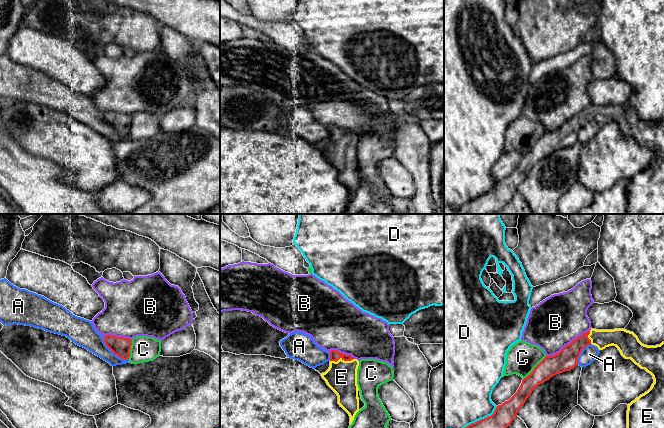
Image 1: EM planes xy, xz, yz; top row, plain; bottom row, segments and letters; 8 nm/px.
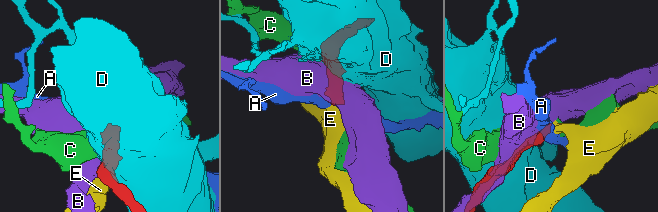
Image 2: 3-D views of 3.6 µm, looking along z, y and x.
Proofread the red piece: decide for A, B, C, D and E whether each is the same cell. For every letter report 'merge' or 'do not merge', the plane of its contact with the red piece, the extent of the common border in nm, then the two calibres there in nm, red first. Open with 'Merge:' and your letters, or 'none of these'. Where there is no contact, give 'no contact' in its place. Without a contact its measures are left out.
Merge: E
A: do not merge; meets red in xy; contact 280 nm long; 160 nm thick on the red side, 180 nm on the other
B: do not merge; meets red in yz; contact 420 nm long; 170 nm thick on the red side, 400 nm on the other
C: do not merge; meets red in yz; contact 260 nm long; 160 nm thick on the red side, 260 nm on the other
D: do not merge; meets red in yz; contact 320 nm long; 170 nm thick on the red side, 480 nm on the other
E: merge; meets red in xz; contact 190 nm long; 80 nm thick on the red side, 240 nm on the other

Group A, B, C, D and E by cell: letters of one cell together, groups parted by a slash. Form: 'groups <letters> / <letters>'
groups A / B / C / D / E

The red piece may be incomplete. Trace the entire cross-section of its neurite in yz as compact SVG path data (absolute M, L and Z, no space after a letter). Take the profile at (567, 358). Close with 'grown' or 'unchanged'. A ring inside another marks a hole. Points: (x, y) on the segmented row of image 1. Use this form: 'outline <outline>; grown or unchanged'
outline M592 328L566 345L559 353L546 356L522 380L517 392L508 401L498 405L491 416L465 428L507 428L532 391L551 377L576 367L580 353L591 344L599 350L616 346L625 359L631 359L653 376L654 383L651 388L628 404L627 428L664 428L664 342L647 346L633 332L625 329Z; grown

